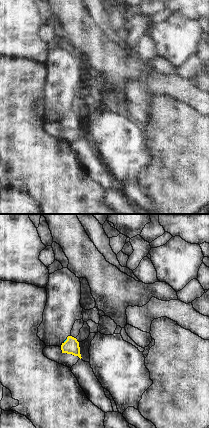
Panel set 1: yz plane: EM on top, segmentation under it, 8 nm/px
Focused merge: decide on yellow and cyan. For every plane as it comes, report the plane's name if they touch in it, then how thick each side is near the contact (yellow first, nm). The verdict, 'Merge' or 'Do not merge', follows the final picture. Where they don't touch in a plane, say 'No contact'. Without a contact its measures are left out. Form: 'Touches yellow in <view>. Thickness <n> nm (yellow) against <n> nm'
Touches yellow in yz. Thickness 130 nm (yellow) against 20 nm.

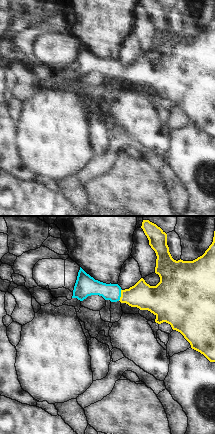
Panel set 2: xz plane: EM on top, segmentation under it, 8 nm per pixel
Touches yellow in xz. Thickness 200 nm (yellow) against 140 nm.

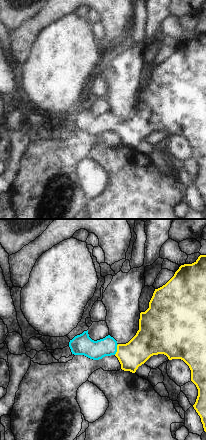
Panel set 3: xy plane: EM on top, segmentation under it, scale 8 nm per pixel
Touches yellow in xy. Thickness 220 nm (yellow) against 150 nm.

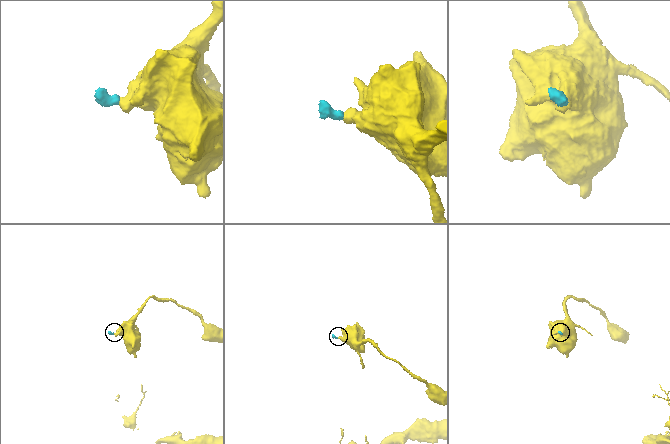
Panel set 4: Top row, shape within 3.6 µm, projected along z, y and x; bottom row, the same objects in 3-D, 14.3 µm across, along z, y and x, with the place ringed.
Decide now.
Merge.

